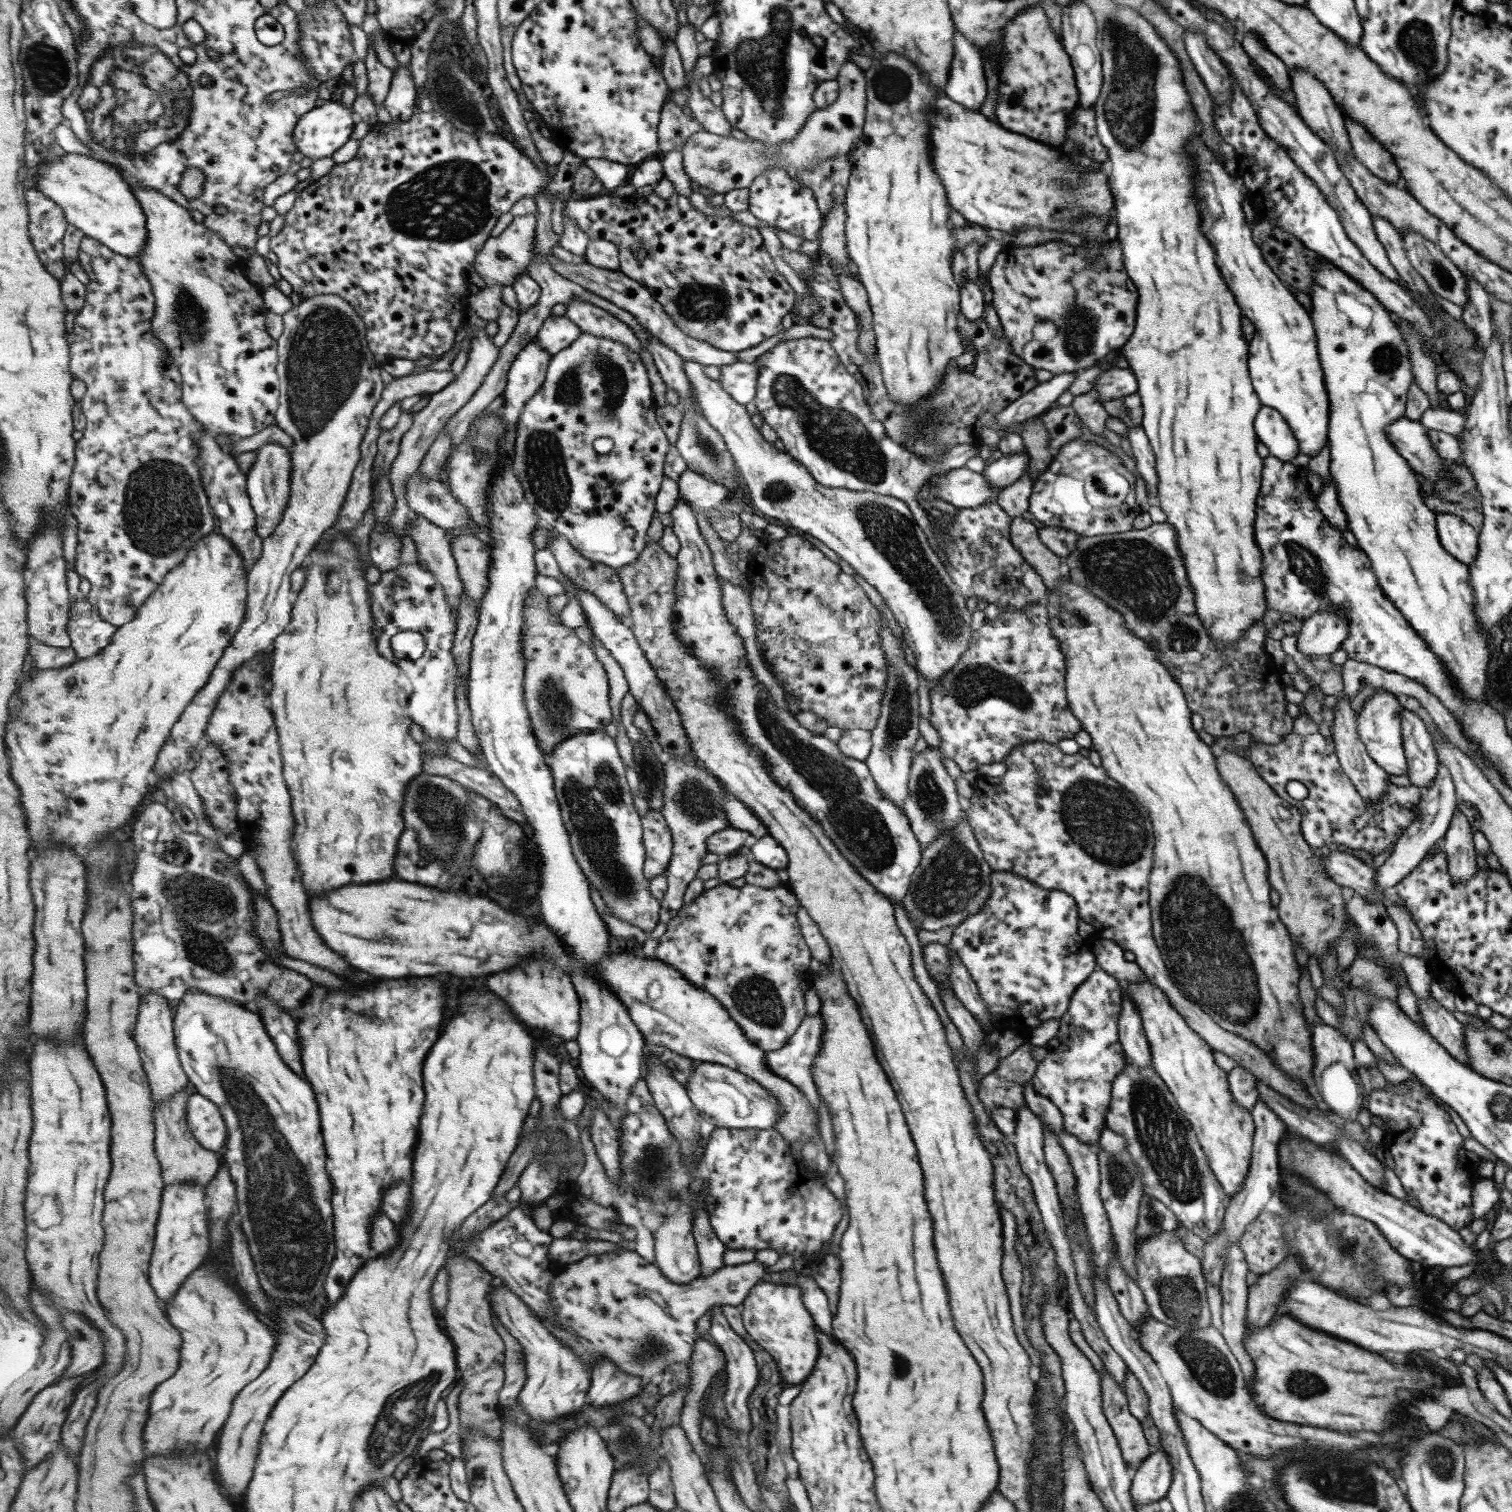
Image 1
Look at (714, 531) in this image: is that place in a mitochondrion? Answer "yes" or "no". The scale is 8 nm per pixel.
no

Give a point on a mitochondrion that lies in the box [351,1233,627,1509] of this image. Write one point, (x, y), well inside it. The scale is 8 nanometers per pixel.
(404, 1412)

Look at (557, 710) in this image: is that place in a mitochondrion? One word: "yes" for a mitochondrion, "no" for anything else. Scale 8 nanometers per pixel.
yes

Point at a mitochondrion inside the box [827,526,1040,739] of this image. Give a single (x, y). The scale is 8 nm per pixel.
(972, 684)

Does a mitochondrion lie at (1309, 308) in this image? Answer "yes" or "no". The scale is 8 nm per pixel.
no

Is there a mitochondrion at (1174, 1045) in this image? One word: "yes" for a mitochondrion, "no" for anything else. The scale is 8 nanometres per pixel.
no

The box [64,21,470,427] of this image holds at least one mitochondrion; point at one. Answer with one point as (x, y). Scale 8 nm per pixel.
(135, 101)

